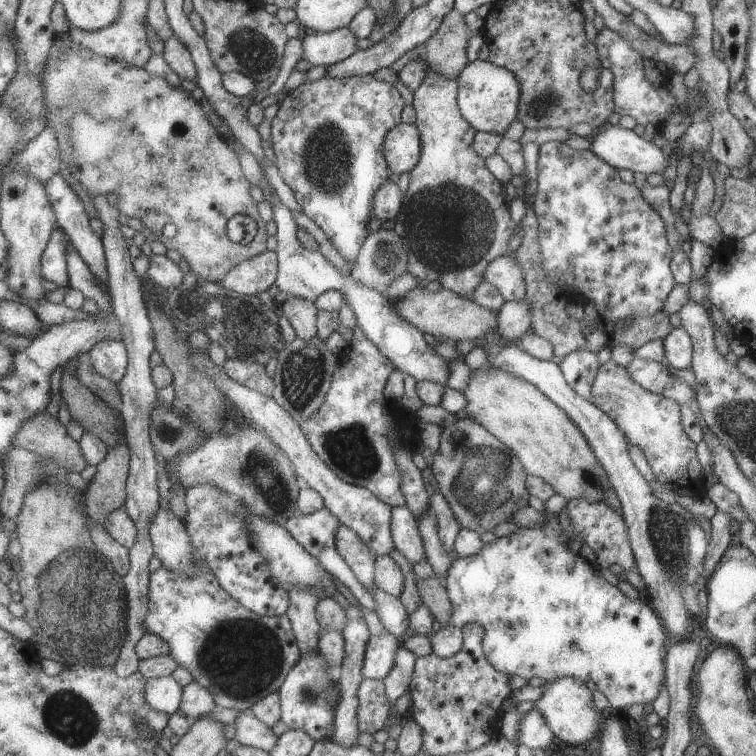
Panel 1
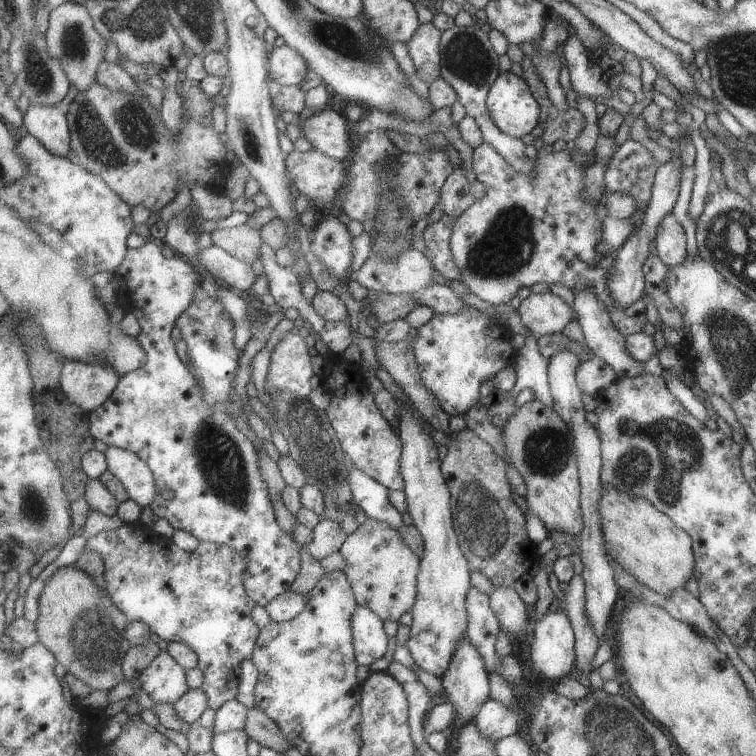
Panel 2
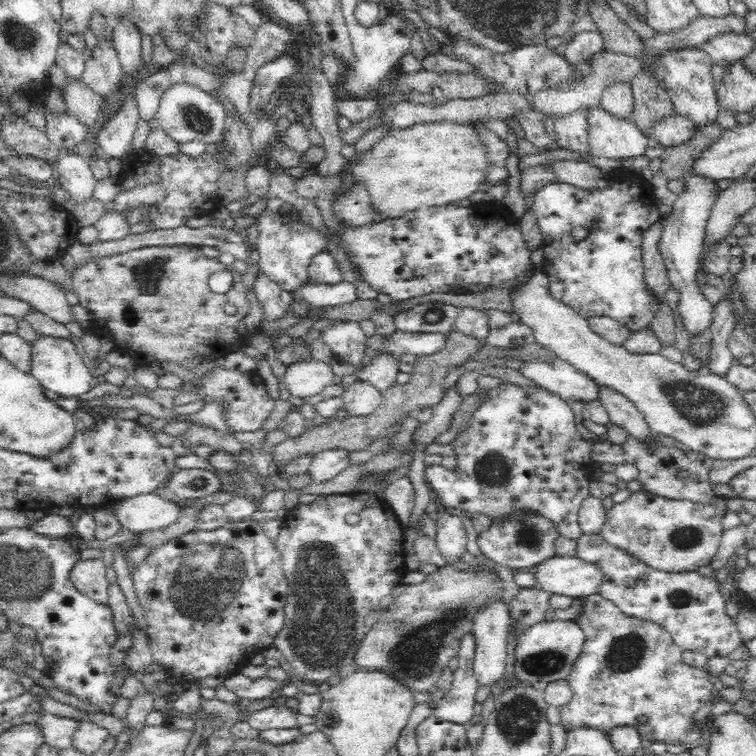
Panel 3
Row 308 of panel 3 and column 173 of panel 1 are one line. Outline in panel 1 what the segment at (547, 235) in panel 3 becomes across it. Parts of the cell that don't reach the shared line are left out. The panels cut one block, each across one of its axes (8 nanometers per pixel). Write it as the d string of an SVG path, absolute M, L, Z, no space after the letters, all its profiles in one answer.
M161 566L150 578L150 611L146 616L145 626L148 628L149 632L158 634L169 643L171 647L170 655L177 660L180 666L189 670L193 676L193 680L200 682L206 689L210 689L213 696L216 698L216 703L219 708L234 708L241 712L253 708L259 701L263 701L264 698L267 698L270 694L280 690L288 674L292 672L292 668L303 657L288 613L276 617L264 617L249 610L236 598L233 598L233 595L229 594L229 592L224 589L224 586L221 586L219 579L212 570L209 570L206 575L200 575L196 579L191 580L184 579L181 575L175 574L172 570Z

